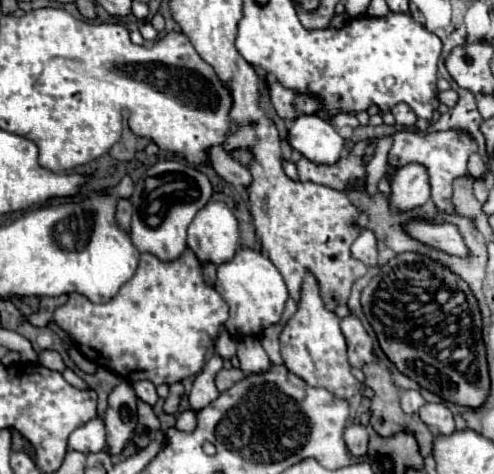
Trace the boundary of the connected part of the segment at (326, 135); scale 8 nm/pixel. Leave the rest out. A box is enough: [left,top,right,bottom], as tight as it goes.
[288,115,344,165]

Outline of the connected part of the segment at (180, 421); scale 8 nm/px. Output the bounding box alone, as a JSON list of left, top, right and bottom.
[176,409,196,431]

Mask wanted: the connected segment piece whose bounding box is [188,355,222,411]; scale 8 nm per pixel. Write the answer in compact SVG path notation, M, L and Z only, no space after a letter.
M214 355L206 365L204 369L196 375L194 379L194 385L192 385L192 391L188 395L188 401L190 401L190 407L194 411L206 407L208 403L212 403L220 393L214 385L214 377L216 373L222 369L222 359L218 355Z

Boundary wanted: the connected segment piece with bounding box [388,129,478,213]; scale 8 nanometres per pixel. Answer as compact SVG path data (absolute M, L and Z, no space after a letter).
M402 129L392 135L392 147L388 151L388 165L394 169L400 169L410 163L420 163L428 169L430 175L430 189L432 189L432 201L438 207L438 211L454 211L452 203L452 181L466 175L469 156L478 151L478 145L474 137L464 131L464 129L448 129L448 131L430 131L430 133L420 133L420 131L410 131Z

